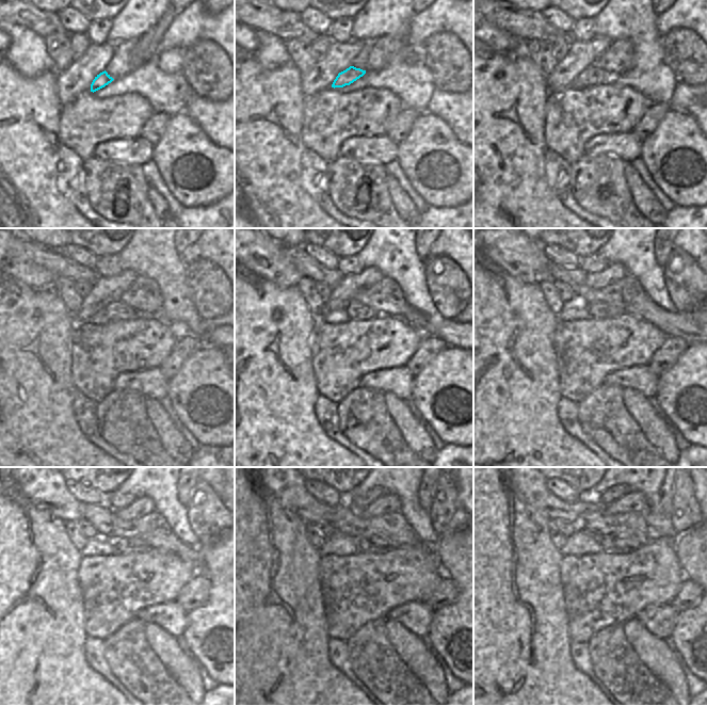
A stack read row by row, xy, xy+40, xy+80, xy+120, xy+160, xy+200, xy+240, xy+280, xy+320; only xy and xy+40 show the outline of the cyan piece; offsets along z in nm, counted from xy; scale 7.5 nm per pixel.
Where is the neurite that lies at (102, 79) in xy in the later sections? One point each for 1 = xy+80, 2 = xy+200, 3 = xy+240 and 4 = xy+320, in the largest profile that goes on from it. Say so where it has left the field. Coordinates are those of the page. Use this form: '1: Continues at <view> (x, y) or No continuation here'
1: Continues at xy+80 (593, 75)
2: Continues at xy+200 (597, 309)
3: Continues at xy+240 (134, 546)
4: Continues at xy+320 (612, 543)

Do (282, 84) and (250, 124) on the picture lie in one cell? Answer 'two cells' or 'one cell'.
one cell

